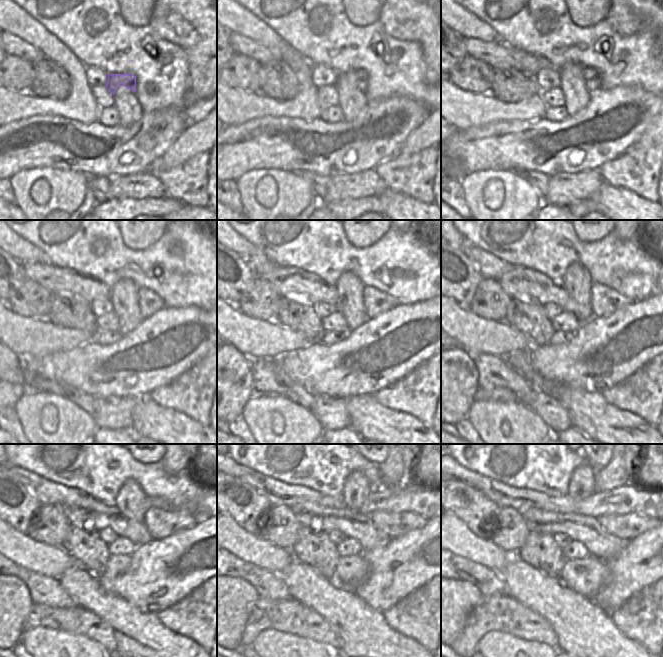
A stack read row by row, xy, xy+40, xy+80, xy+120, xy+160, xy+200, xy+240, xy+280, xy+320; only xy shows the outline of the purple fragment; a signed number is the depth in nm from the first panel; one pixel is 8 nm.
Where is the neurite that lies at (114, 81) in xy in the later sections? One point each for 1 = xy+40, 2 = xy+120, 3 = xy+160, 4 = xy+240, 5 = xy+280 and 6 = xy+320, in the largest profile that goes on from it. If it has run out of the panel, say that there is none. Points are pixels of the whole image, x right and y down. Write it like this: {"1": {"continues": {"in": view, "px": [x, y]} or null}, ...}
{"1": {"continues": {"in": "xy+40", "px": [361, 75]}}, "2": {"continues": {"in": "xy+120", "px": [149, 302]}}, "3": {"continues": {"in": "xy+160", "px": [376, 301]}}, "4": {"continues": {"in": "xy+240", "px": [160, 523]}}, "5": {"continues": {"in": "xy+280", "px": [392, 524]}}, "6": {"continues": {"in": "xy+320", "px": [625, 526]}}}

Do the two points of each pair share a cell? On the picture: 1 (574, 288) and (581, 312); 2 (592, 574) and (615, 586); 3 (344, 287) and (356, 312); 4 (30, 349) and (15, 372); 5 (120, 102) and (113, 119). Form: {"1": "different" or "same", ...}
{"1": "same", "2": "different", "3": "same", "4": "different", "5": "different"}

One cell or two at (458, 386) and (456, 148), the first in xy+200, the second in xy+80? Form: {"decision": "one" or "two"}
{"decision": "one"}

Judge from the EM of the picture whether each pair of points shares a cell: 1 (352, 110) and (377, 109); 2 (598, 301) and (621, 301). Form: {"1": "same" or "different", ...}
{"1": "different", "2": "same"}

